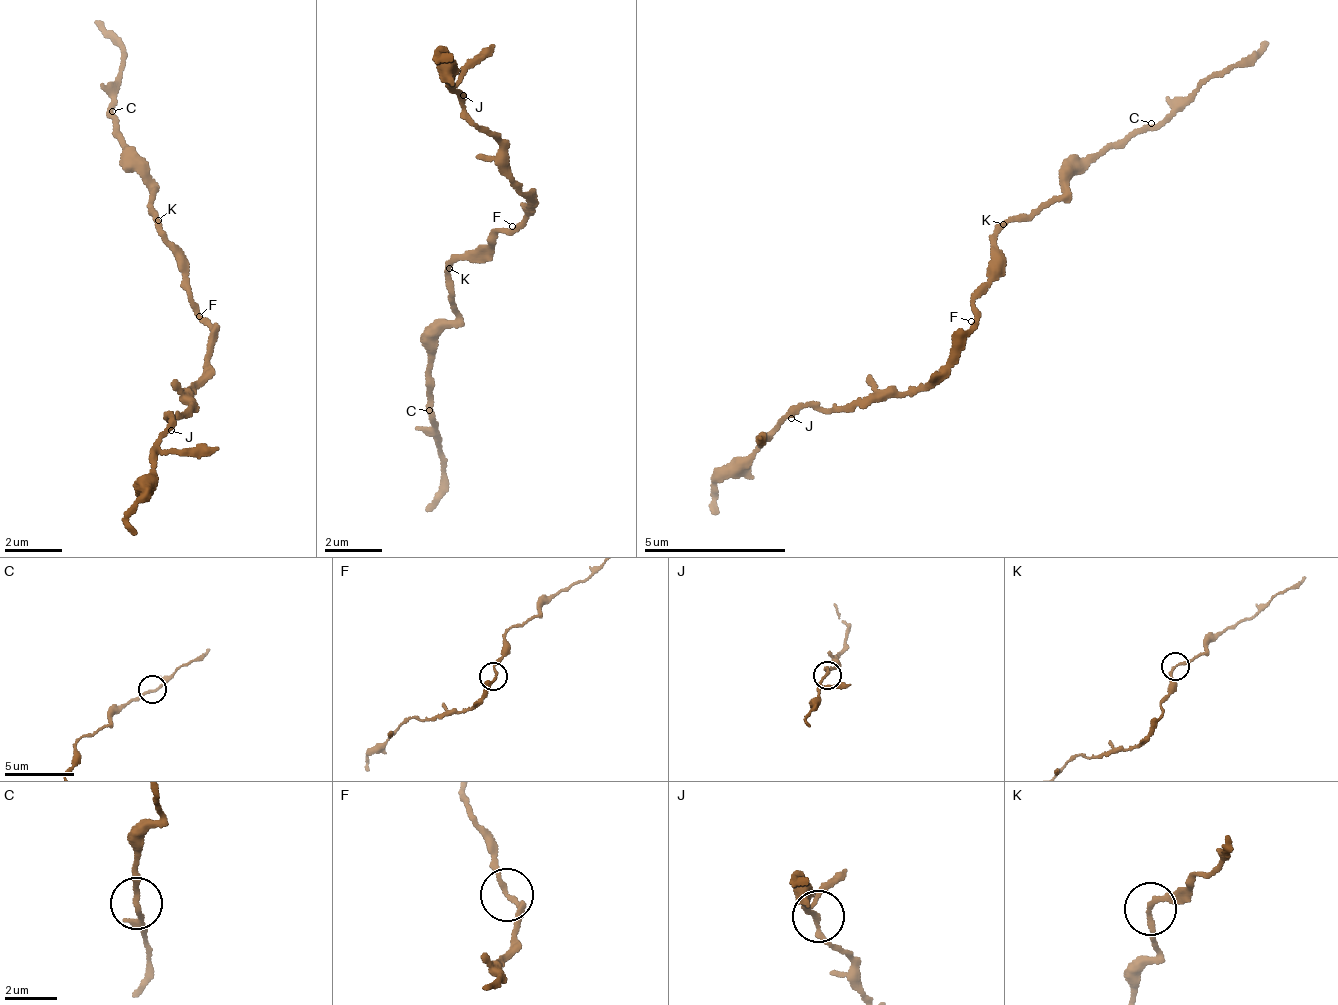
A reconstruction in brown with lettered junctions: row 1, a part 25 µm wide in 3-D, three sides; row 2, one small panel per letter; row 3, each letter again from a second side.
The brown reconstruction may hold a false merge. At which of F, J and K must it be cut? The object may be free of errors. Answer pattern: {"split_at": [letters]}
{"split_at": []}

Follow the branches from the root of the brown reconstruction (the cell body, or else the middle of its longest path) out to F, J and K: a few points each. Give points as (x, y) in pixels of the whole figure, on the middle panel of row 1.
F: (492, 245), (499, 232), (512, 226)
J: (492, 245), (526, 219), (523, 213), (530, 214), (493, 135), (487, 135), (462, 108), (463, 95)
K: (492, 245), (478, 243), (475, 250), (452, 263), (448, 270)

